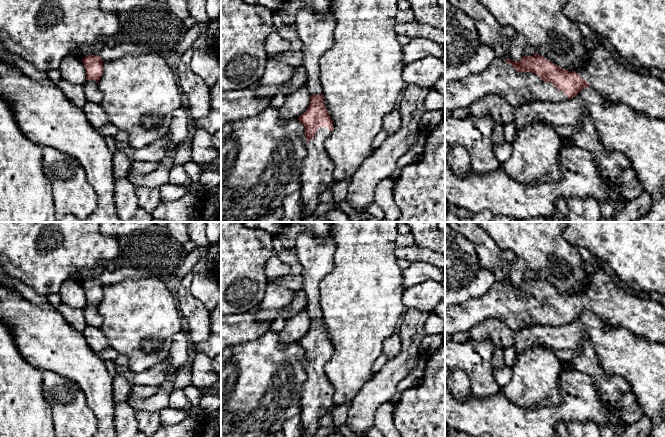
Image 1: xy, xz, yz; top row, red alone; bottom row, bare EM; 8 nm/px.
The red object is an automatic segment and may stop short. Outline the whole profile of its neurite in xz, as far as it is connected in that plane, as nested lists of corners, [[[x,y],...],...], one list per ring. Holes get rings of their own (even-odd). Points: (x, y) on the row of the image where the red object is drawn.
[[[329,0],[325,16],[318,15],[307,5],[297,12],[295,23],[302,42],[302,66],[308,73],[306,87],[310,94],[310,104],[298,118],[304,125],[308,144],[300,175],[304,219],[314,215],[320,203],[319,196],[334,182],[334,166],[324,147],[334,126],[324,104],[319,77],[320,59],[334,44],[335,18],[331,12],[332,0]]]

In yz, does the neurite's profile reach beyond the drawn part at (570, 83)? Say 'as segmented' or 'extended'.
extended

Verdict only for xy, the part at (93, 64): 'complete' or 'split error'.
split error

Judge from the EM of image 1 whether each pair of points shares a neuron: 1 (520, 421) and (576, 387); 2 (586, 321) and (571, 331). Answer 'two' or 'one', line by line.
1: one
2: two

